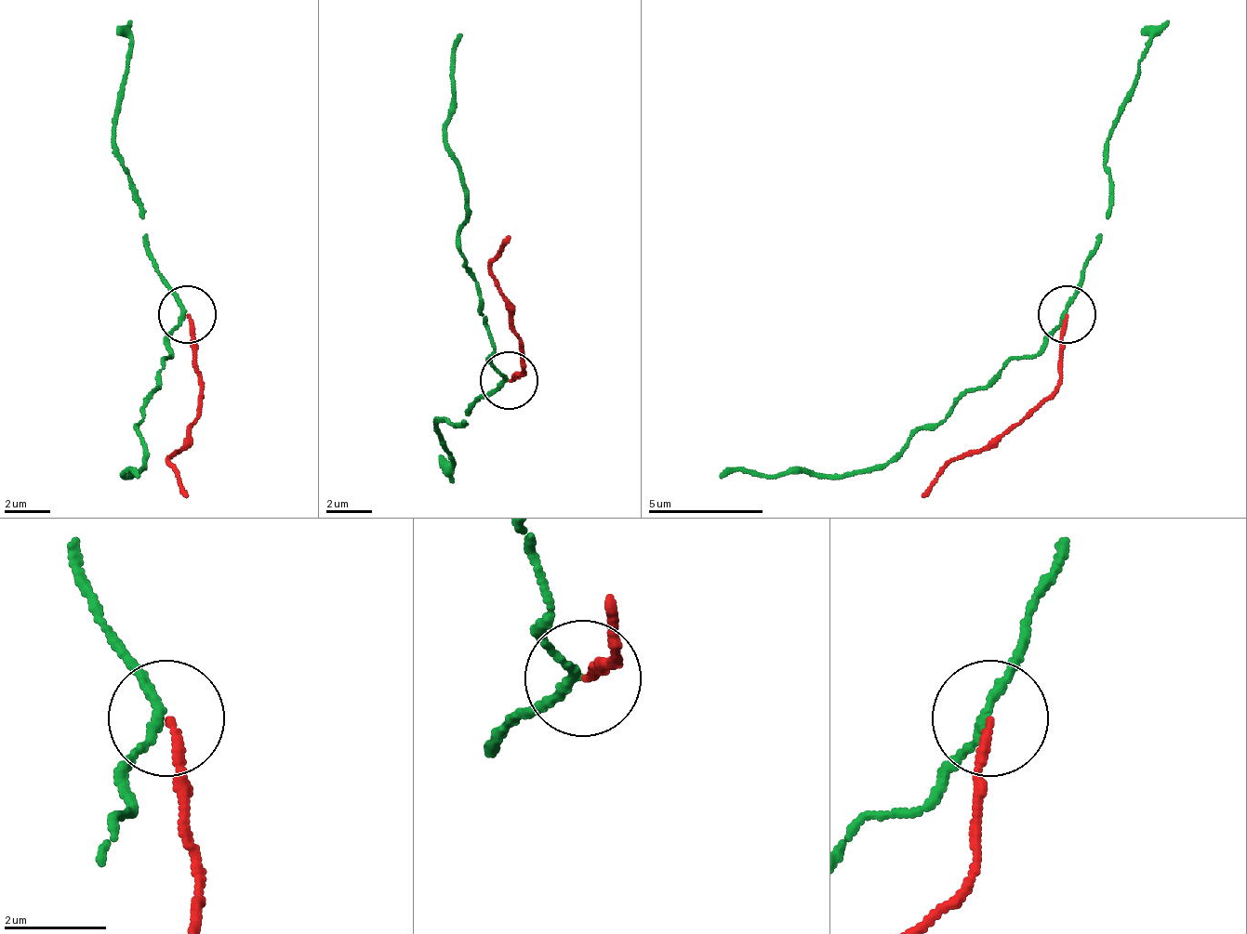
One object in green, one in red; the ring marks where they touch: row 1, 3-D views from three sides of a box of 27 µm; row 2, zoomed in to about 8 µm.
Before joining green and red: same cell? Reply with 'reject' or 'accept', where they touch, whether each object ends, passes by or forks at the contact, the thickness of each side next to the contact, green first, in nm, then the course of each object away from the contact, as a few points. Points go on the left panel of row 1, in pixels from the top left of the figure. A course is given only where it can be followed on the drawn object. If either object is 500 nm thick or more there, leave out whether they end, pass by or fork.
reject; place (187, 314); green passes by; red ends; calibres 160 and 160 nm; course green (185, 312), (167, 348), (156, 388), (139, 422), (139, 468), (122, 474), (127, 468), (139, 480); course red (185, 312), (203, 388), (203, 411), (167, 457), (185, 497)

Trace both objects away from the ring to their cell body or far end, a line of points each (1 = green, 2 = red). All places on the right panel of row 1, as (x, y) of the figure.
1: (1067, 312), (1045, 348), (970, 388), (941, 422), (871, 468), (826, 474), (733, 468), (722, 480)
2: (1067, 312), (1056, 388), (959, 457), (923, 497)

